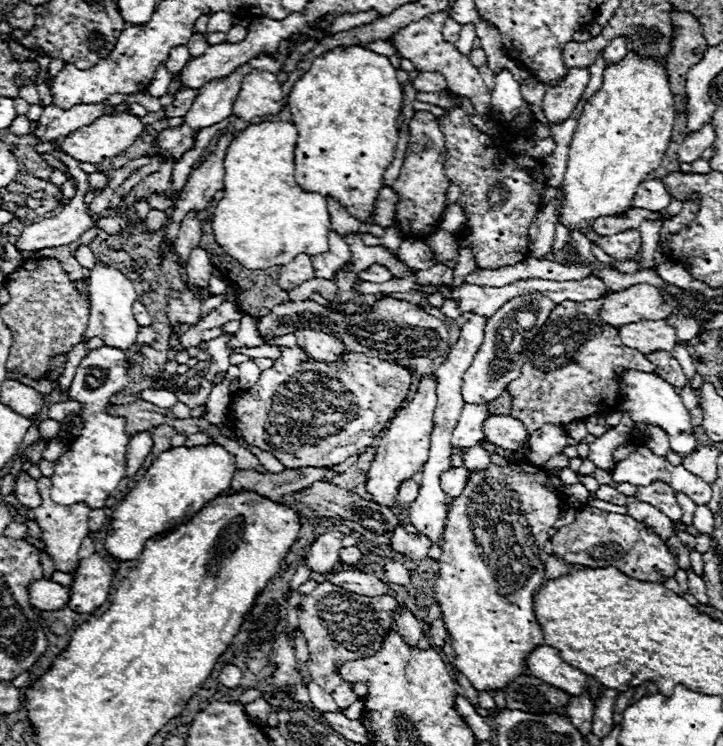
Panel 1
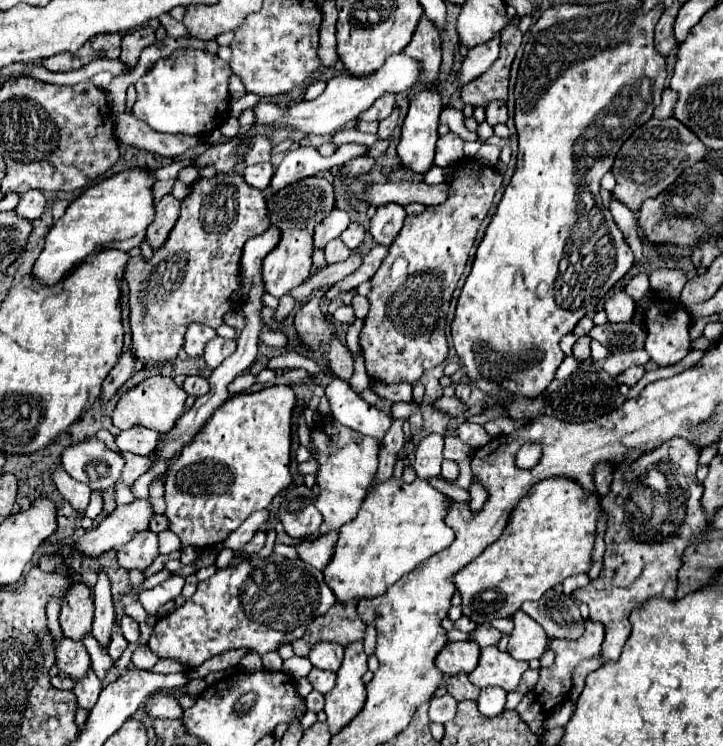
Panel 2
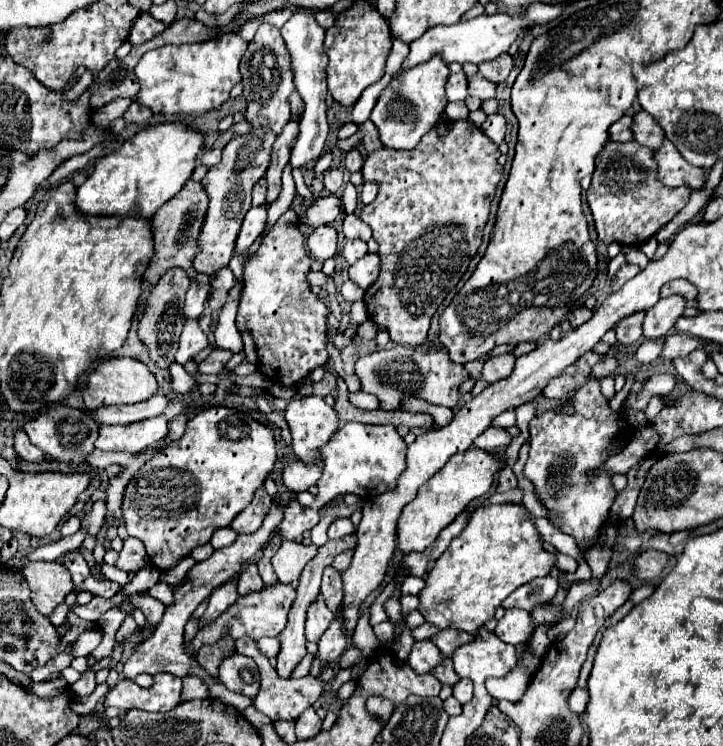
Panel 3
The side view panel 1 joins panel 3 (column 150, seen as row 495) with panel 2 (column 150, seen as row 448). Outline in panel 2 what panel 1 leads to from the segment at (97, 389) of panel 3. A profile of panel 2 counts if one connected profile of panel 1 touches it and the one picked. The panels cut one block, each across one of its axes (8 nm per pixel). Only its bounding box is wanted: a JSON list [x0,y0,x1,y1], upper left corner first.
[112,376,186,434]

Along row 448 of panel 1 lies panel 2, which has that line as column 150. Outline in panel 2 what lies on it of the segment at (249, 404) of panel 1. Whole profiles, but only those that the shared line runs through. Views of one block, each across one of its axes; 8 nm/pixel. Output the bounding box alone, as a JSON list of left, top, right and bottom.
[126,172,270,366]

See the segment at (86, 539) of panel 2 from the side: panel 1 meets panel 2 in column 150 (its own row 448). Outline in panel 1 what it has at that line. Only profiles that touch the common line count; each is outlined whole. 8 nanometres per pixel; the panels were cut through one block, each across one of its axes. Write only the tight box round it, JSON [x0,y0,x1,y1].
[482,414,528,450]

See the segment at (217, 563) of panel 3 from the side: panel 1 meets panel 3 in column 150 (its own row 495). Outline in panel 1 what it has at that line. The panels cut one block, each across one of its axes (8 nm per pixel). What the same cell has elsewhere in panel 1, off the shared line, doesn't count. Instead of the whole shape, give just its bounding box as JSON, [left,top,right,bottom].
[636,482,682,520]

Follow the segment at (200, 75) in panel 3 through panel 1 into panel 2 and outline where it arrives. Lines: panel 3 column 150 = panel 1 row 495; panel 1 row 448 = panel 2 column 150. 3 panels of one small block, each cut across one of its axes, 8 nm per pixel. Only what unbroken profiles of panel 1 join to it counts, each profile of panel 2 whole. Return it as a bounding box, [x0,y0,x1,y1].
[132,50,232,134]

